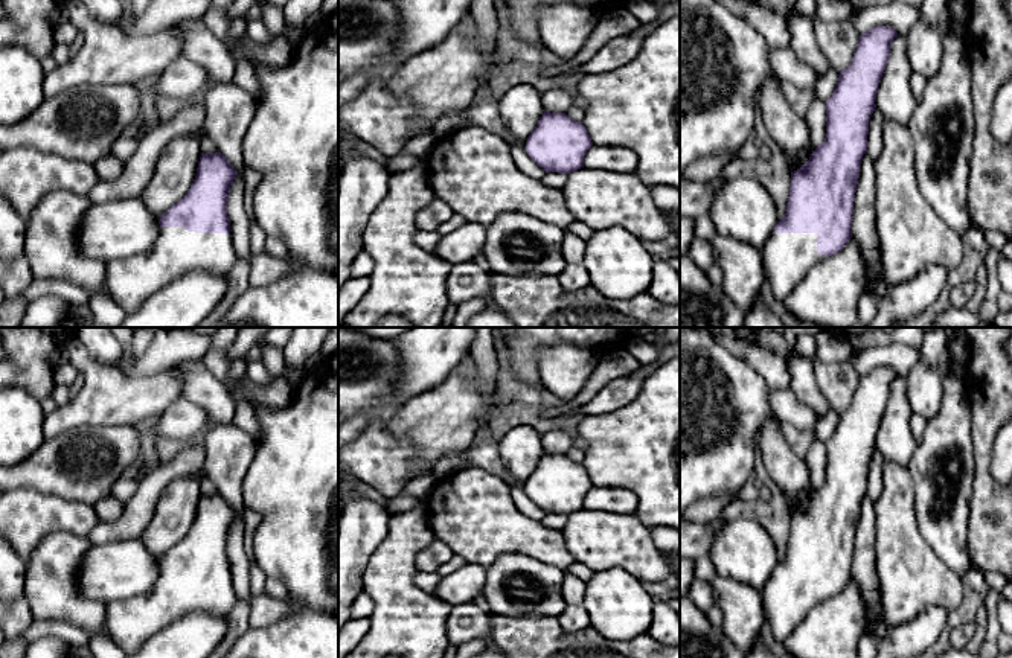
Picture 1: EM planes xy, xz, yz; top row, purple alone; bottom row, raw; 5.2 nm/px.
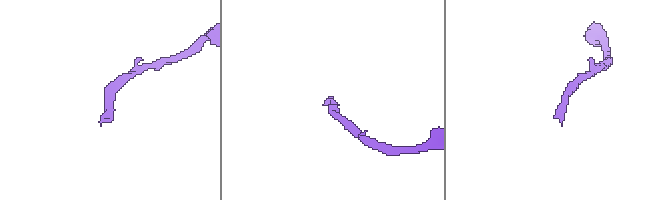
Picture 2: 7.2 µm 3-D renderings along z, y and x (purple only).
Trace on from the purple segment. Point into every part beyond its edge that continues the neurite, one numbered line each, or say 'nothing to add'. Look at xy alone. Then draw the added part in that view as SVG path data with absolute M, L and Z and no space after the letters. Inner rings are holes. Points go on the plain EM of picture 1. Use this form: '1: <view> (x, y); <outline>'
1: xy (130, 623); M163 568L148 593L108 603L105 626L110 638L128 656L177 618L194 611L227 617L236 602L232 574Z

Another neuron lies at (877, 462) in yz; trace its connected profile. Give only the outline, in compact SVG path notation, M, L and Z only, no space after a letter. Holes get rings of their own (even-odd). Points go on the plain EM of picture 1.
M878 449L872 454L869 460L869 475L867 475L867 494L872 501L876 501L882 490L882 468L884 458Z

